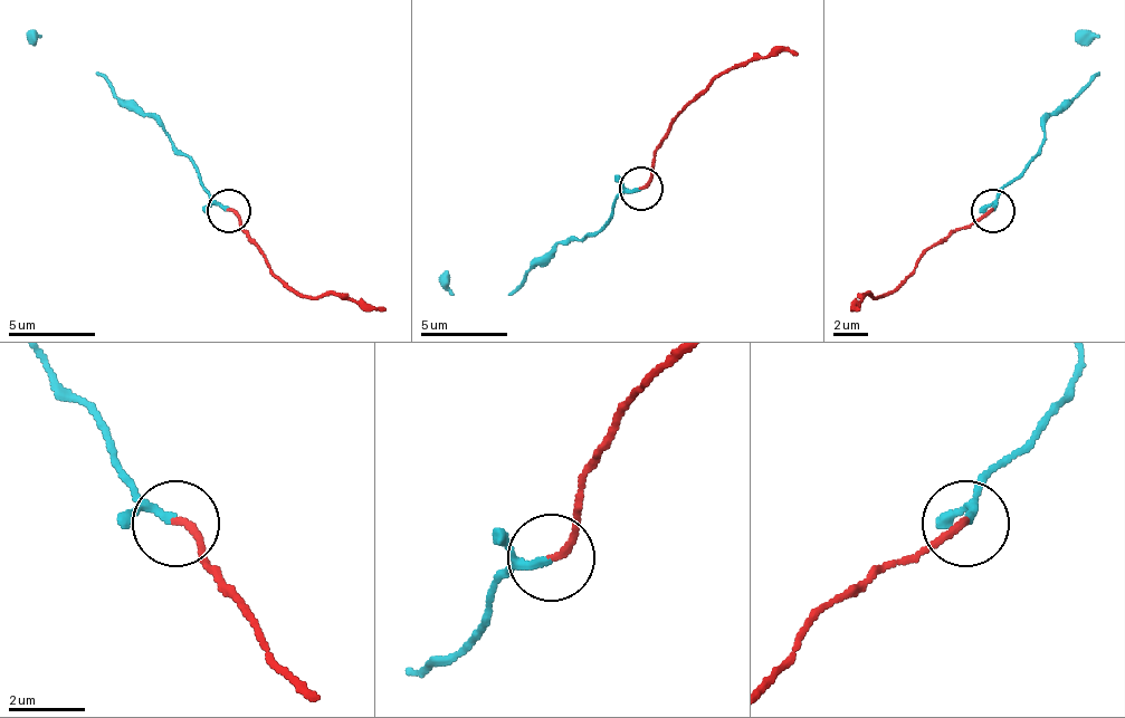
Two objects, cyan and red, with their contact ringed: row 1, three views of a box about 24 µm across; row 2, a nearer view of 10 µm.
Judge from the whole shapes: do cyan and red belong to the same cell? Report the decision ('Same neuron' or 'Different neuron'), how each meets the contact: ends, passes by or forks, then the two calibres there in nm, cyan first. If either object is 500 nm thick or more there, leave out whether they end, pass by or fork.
Same neuron. At the ring cyan passes by. At the ring red ends. Thickness 160 nm (cyan) against 190 nm

